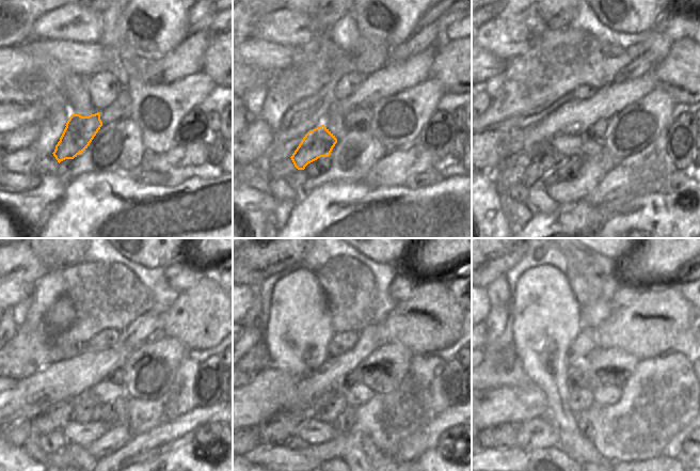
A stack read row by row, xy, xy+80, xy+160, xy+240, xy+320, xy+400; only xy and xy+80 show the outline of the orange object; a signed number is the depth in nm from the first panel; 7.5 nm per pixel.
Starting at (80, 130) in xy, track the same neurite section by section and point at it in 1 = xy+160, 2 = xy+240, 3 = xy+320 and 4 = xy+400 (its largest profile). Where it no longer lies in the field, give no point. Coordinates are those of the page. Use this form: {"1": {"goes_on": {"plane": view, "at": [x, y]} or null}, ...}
{"1": {"goes_on": {"plane": "xy+160", "at": [543, 162]}}, "2": {"goes_on": {"plane": "xy+240", "at": [54, 417]}}, "3": {"goes_on": {"plane": "xy+320", "at": [275, 430]}}, "4": {"goes_on": {"plane": "xy+400", "at": [503, 436]}}}

